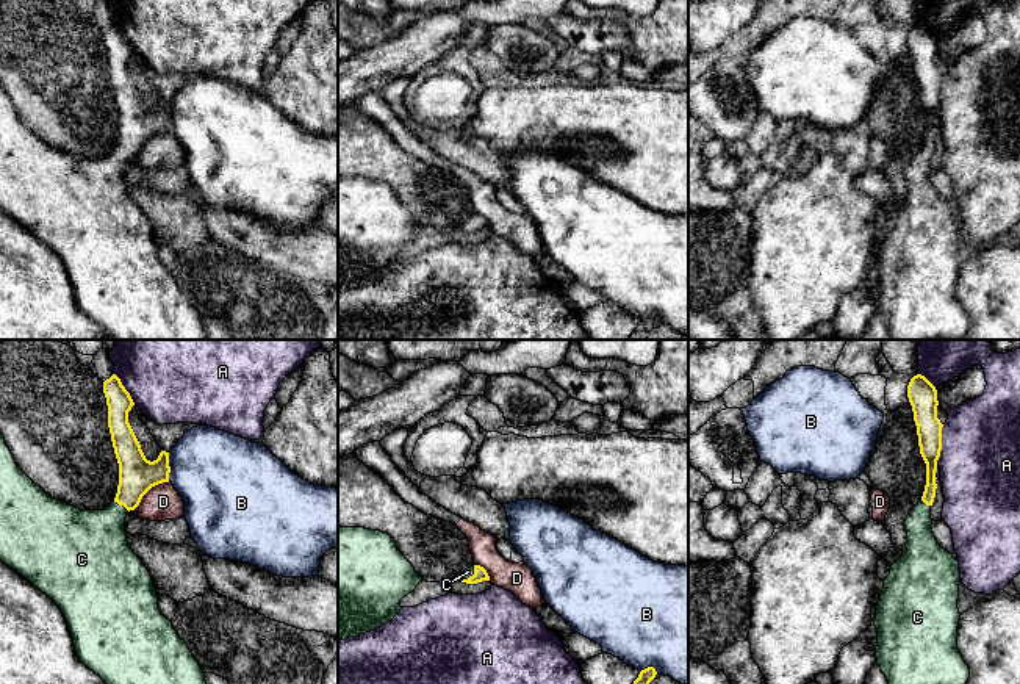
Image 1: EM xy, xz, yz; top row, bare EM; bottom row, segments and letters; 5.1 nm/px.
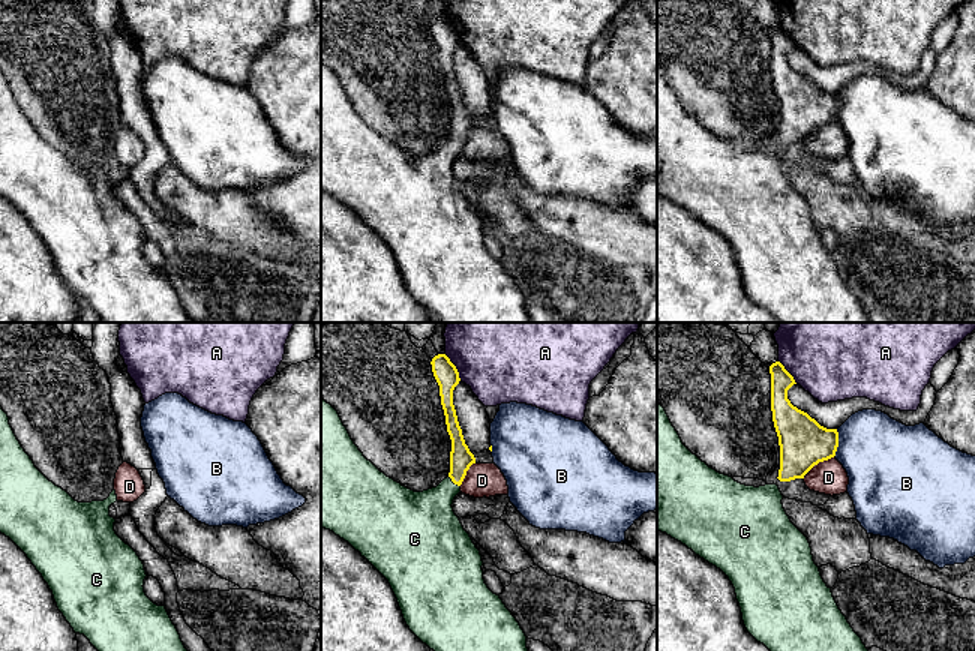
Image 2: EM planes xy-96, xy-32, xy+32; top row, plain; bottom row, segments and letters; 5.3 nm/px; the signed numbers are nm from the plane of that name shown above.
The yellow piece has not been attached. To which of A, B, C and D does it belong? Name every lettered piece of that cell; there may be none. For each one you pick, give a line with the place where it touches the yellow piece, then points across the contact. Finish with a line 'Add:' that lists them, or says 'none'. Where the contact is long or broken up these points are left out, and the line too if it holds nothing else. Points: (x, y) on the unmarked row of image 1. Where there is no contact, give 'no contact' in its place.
C: contact xy (121, 154); way xy (136, 124), (129, 146), (121, 154), (93, 193)
Add: C

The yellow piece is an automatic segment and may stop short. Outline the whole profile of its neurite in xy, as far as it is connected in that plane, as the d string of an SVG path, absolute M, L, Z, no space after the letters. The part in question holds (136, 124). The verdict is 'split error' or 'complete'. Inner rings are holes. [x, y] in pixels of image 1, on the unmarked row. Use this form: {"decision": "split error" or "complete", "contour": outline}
{"decision": "split error", "contour": "M116 23L103 31L103 42L119 113L117 142L106 158L80 160L47 144L19 117L0 83L0 210L55 250L64 263L77 305L113 340L208 340L202 316L174 279L172 271L161 263L152 225L128 196L125 182L127 163L139 155L152 136L169 131L169 102L161 100L153 111L145 108L128 72L128 61L135 52Z"}

